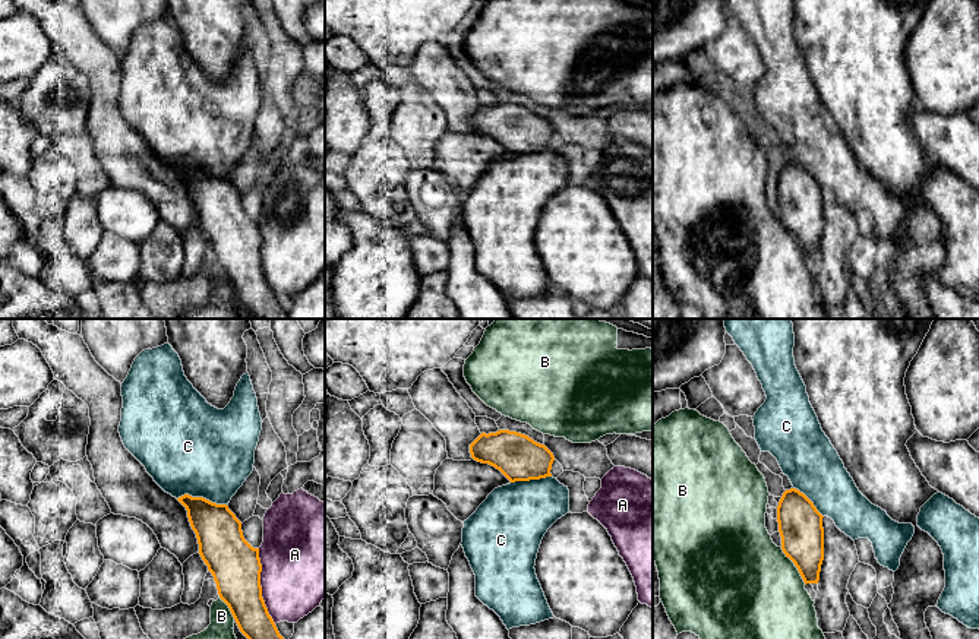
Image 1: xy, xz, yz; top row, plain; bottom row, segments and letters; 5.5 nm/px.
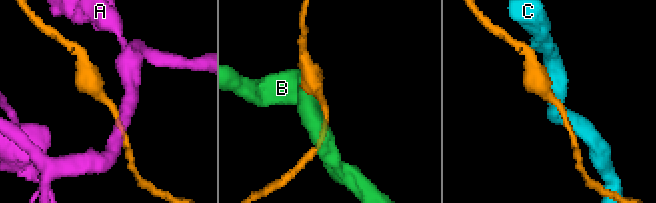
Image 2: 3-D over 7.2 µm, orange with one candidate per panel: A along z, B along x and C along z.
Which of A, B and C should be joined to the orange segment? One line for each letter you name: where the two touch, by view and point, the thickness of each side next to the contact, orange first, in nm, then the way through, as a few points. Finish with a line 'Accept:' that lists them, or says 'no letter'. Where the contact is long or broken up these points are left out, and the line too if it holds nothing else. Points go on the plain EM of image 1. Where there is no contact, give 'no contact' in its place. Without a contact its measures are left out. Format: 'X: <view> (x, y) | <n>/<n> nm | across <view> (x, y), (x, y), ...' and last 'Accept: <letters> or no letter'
Accept: no letter

